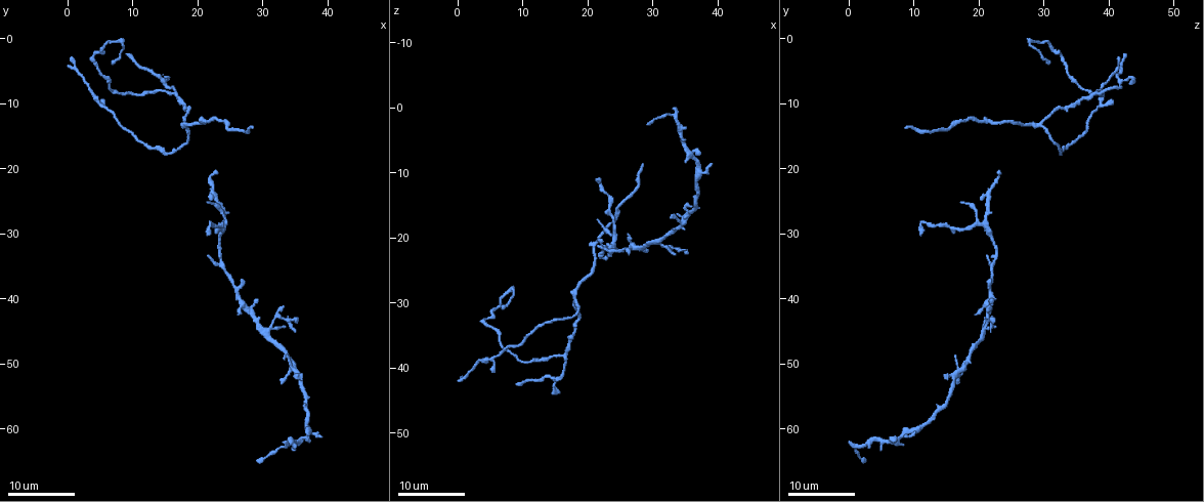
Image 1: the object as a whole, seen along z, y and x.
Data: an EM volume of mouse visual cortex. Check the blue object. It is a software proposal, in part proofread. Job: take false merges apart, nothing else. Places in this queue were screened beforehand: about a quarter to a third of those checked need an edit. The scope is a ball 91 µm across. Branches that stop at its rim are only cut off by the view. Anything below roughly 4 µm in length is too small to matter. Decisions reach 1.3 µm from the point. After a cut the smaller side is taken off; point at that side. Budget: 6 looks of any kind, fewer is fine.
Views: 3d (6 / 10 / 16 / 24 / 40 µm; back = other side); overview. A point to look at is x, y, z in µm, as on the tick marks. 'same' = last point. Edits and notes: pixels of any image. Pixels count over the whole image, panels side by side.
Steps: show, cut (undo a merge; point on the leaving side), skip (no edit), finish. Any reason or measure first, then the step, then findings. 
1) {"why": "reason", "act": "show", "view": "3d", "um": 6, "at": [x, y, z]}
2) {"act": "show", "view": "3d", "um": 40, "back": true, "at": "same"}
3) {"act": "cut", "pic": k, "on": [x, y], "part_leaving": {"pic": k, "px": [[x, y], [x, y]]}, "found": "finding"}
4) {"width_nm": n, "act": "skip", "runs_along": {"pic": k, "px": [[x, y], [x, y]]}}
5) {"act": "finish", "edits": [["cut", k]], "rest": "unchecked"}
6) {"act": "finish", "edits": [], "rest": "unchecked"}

{"why": "four arms meet", "act": "show", "view": "3d", "um": 24, "at": [34.5, 50.5, 17.0]}

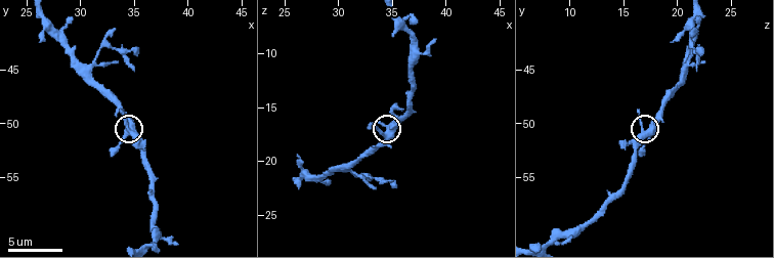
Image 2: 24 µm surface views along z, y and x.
{"why": "closer look", "act": "show", "view": "3d", "um": 10, "at": [34.8, 50.8, 17.2]}

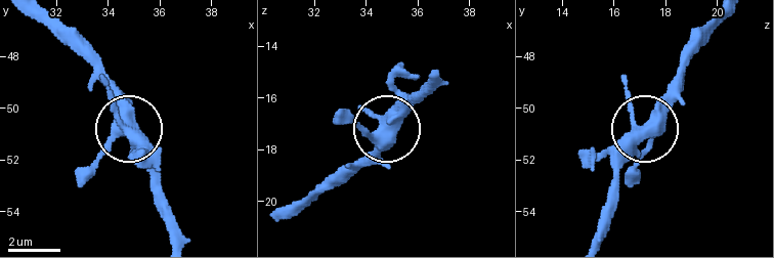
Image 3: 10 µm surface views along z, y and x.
{"width_nm": 470, "act": "skip", "runs_along": {"pic": 3, "px": [[719, 19], [649, 126], [634, 170]]}, "found": "continuous, no second neuron"}

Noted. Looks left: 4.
{"why": "branch point", "act": "show", "view": "3d", "um": 24, "at": [18.0, 12.5, 30.0]}

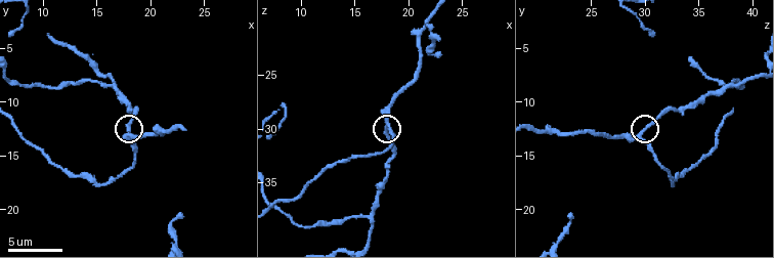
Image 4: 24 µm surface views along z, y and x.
{"act": "show", "view": "3d", "um": 10, "at": [18.2, 13.2, 29.8]}

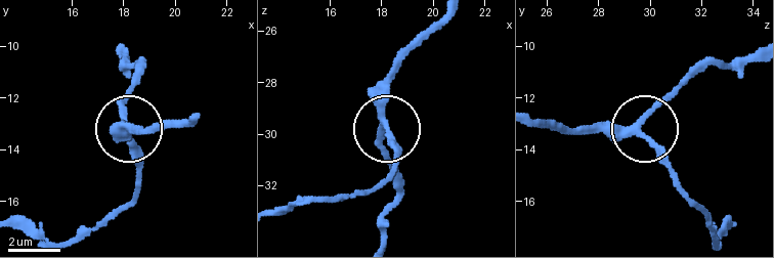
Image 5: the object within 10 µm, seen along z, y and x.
{"act": "skip", "found": "one neuron here"}

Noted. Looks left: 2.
{"why": "thin arm on a thick one", "act": "show", "view": "3d", "um": 10, "at": [16.6, 8.4, 38.4]}

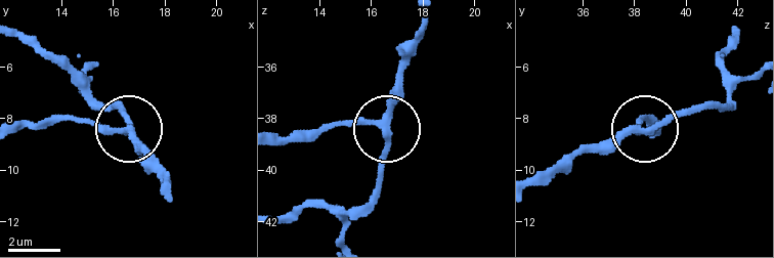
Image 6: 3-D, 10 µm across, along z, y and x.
{"why": "closer look", "act": "show", "view": "3d", "um": 6, "at": [16.4, 8.5, 38.2]}

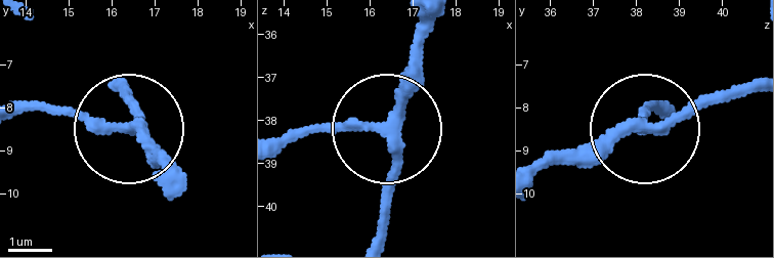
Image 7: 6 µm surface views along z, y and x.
{"act": "skip", "runs_along": {"pic": 7, "px": [[538, 174], [604, 156], [743, 86]]}, "found": "continuous, no second neuron"}

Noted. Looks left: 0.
{"act": "finish", "edits": [], "rest": "unchecked"}

